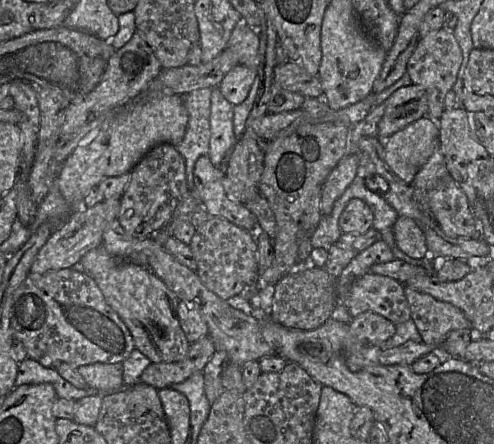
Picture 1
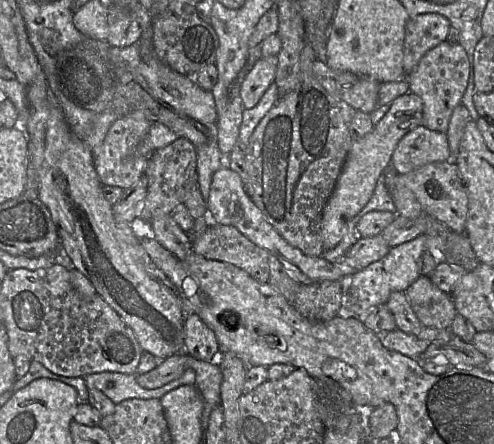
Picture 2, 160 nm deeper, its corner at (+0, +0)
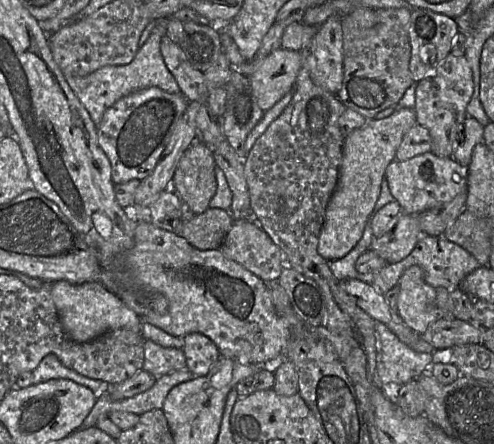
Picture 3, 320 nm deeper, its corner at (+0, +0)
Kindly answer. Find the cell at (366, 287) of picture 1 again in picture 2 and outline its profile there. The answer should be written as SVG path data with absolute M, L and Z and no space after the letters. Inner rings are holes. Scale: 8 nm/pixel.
M392 292L386 302L392 313L396 329L428 342L449 342L456 338L449 329L437 329L423 325L412 310L404 292Z

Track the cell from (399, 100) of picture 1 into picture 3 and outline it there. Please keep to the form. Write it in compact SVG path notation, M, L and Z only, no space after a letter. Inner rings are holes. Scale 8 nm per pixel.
M401 108L388 118L367 120L365 125L355 129L345 137L342 159L339 168L338 183L328 204L325 222L320 233L318 252L328 261L346 256L361 239L367 219L380 196L381 183L388 165L396 160L396 152L405 133L417 123L414 109Z

